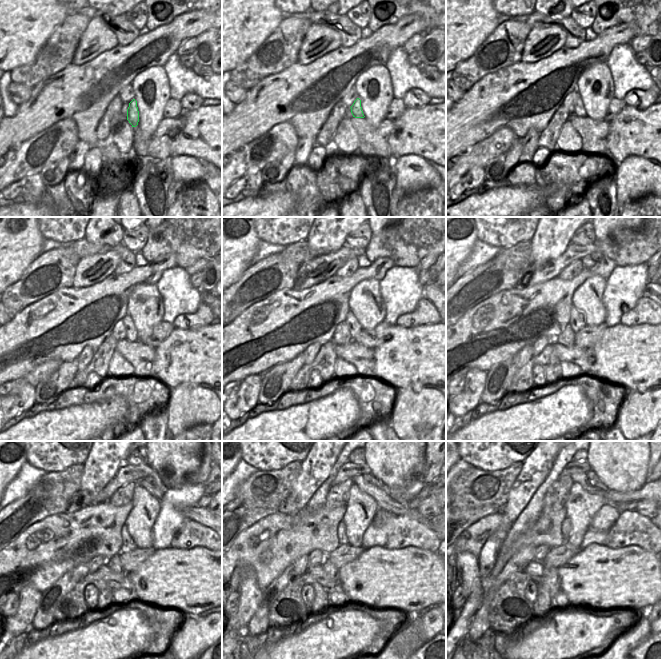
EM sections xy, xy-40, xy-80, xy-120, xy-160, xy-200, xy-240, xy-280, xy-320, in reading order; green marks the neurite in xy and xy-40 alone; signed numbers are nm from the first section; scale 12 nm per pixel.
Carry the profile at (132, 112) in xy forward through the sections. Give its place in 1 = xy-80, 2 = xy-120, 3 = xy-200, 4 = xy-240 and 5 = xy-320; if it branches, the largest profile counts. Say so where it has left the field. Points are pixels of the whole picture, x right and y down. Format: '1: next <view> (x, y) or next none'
1: next xy-80 (579, 110)
2: next xy-120 (131, 332)
3: next xy-200 (577, 322)
4: next xy-240 (128, 545)
5: next xy-320 (566, 524)

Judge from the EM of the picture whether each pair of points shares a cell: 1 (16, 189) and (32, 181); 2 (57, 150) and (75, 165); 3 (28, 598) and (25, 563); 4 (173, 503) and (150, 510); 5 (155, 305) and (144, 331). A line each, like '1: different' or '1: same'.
1: same
2: different
3: different
4: different
5: same

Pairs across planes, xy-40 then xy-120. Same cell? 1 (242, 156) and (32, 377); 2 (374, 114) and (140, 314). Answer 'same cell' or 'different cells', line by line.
1: same cell
2: same cell

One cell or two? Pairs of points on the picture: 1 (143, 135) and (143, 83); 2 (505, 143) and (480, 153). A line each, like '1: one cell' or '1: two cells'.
1: one cell
2: one cell

